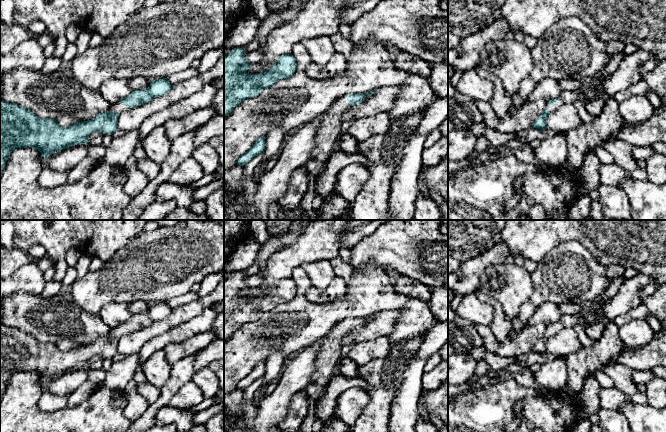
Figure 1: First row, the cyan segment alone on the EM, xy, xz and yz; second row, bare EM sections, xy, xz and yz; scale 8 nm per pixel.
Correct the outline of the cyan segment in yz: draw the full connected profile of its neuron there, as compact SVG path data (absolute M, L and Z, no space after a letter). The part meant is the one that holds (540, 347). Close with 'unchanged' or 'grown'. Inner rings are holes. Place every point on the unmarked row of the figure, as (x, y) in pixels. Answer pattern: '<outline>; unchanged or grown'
M564 314L555 323L547 325L544 336L532 347L532 351L540 355L547 353L546 343L550 337L555 336L558 332L565 328L573 328L575 325L583 325L581 314Z; grown

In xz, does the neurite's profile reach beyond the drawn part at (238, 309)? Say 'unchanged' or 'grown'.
unchanged

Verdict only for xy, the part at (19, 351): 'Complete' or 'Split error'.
Split error

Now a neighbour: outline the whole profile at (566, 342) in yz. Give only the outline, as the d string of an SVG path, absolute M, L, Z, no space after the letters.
M565 328L546 343L547 353L555 357L569 356L583 349L578 335L573 328Z

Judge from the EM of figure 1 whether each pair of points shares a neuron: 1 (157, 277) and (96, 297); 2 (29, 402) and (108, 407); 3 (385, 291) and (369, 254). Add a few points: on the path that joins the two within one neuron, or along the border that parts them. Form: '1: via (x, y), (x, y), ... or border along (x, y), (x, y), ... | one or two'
1: via (142, 279), (126, 279), (111, 283) | one
2: via (46, 419), (88, 419) | one
3: border along (354, 266), (374, 262), (386, 269) | two

